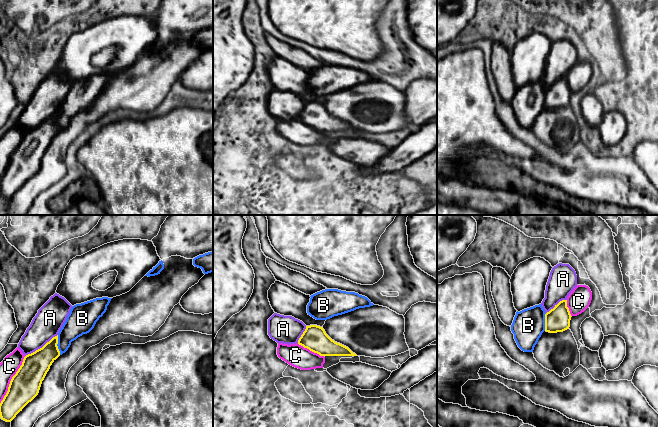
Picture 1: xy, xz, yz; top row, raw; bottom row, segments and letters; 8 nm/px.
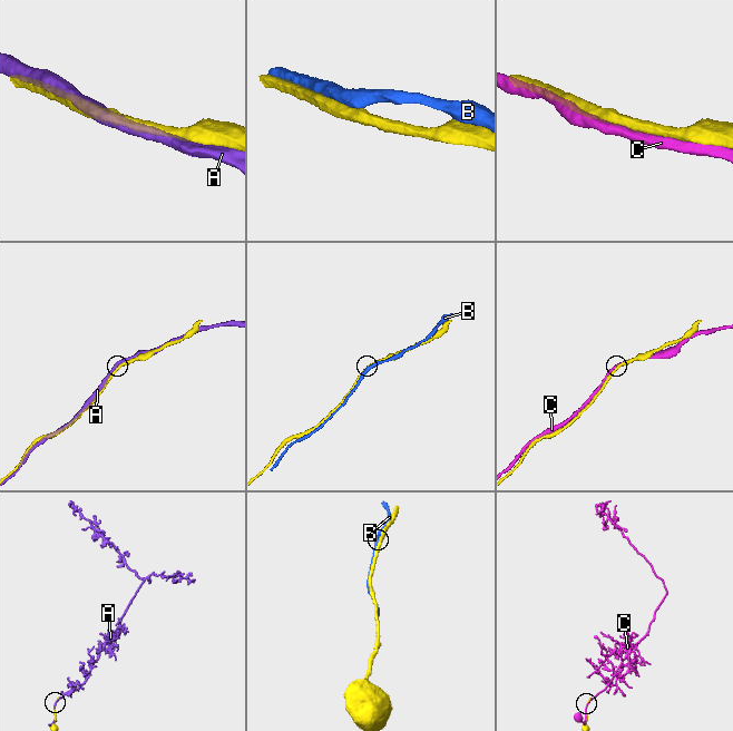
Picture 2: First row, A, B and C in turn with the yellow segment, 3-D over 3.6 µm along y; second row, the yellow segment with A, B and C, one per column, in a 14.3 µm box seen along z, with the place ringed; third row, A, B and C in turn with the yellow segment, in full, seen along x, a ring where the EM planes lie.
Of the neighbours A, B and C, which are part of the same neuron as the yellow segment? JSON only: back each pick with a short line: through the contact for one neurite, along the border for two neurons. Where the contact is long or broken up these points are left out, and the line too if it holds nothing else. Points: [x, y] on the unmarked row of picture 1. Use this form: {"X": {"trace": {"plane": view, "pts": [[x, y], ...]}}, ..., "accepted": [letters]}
{"accepted": []}

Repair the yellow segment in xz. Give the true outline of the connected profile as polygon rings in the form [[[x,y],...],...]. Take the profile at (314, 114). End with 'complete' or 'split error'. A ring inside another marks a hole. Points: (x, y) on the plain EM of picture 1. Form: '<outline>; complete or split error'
[[[317,101],[306,102],[298,120],[320,132],[357,132],[348,123],[335,118]]]; complete

